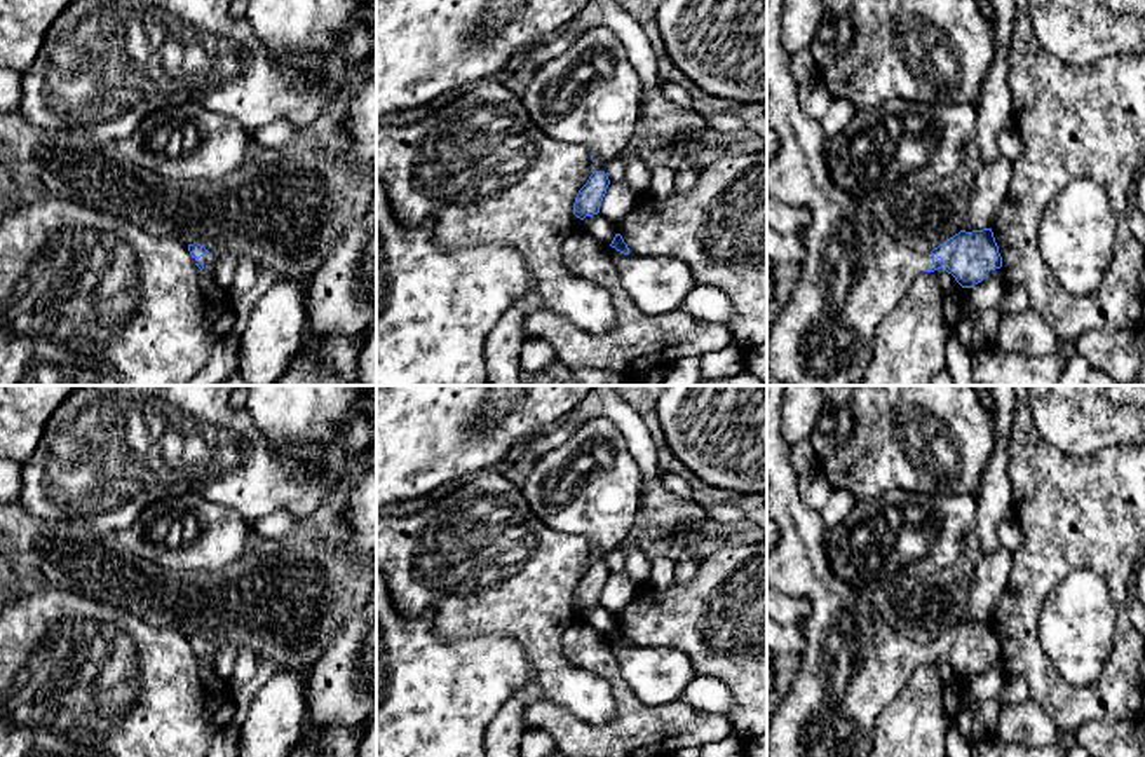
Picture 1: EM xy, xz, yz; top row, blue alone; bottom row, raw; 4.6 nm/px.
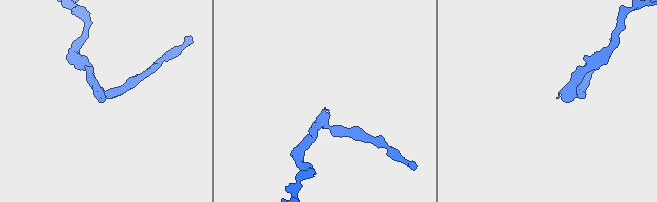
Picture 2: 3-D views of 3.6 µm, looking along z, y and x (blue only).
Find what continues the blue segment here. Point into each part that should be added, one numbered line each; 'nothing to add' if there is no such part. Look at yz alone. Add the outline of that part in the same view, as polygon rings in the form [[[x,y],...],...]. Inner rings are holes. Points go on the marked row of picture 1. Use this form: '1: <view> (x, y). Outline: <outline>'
1: yz (854, 274). Outline: [[[767,0],[767,124],[777,134],[776,155],[767,162],[767,195],[809,211],[809,223],[796,234],[803,246],[800,279],[767,335],[767,370],[777,385],[863,385],[873,356],[878,324],[911,291],[915,279],[932,265],[932,253],[899,246],[870,208],[833,185],[824,159],[824,131],[798,103],[791,56],[784,51],[781,16],[784,0]]]

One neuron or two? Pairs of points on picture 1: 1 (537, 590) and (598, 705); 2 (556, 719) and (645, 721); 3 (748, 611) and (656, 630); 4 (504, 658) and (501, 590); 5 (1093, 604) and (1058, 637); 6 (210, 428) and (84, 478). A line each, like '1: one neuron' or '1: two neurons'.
1: one neuron
2: one neuron
3: one neuron
4: two neurons
5: one neuron
6: one neuron

